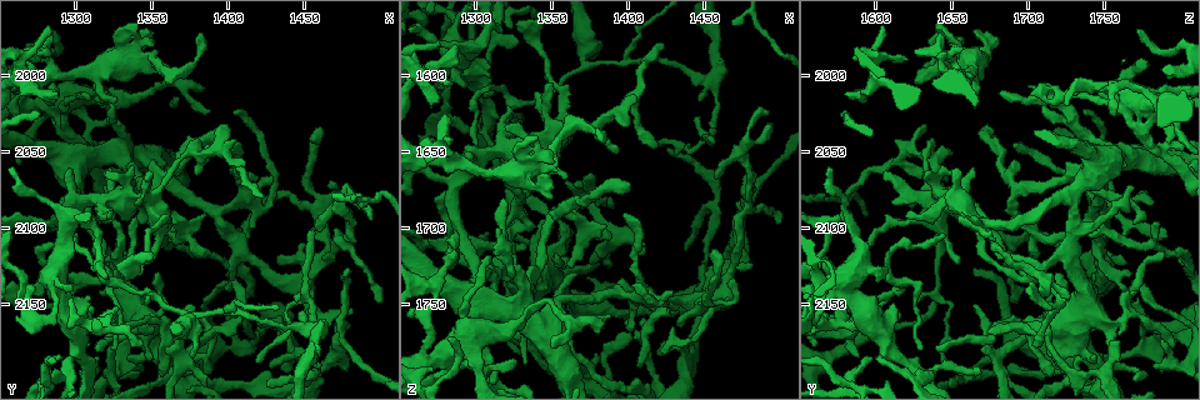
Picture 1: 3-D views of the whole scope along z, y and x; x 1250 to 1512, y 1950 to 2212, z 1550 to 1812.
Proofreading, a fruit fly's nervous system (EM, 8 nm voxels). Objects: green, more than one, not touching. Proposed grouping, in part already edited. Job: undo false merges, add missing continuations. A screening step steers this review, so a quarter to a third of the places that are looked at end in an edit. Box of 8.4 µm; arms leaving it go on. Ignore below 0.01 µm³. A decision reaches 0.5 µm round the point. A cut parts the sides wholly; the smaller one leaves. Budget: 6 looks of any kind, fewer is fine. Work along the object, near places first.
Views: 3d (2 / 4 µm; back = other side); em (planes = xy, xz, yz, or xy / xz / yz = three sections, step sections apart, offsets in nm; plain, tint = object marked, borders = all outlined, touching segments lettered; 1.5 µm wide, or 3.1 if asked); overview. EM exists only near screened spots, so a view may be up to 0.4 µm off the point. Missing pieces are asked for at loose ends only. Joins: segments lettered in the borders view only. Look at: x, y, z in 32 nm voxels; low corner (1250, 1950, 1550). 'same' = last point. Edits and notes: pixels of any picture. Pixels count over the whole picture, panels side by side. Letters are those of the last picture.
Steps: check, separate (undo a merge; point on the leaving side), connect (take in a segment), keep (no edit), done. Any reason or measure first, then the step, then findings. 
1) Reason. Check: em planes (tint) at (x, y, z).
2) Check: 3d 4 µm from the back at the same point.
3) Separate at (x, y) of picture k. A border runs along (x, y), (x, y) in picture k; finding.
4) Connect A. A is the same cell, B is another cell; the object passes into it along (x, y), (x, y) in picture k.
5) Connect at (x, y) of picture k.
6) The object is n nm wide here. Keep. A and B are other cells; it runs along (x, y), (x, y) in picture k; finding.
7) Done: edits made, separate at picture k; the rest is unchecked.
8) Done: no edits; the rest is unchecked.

Abrupt turn. Check: 3d 2 µm at (1380, 1988, 1638).

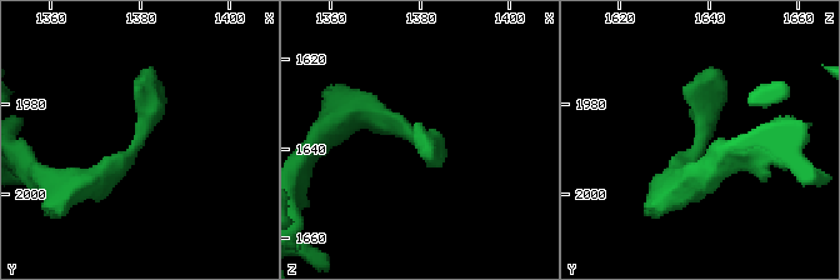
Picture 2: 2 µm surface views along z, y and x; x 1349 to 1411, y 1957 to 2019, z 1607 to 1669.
Now the EM. Check: em xy step 8 (plain) at (1379, 1987, 1638).

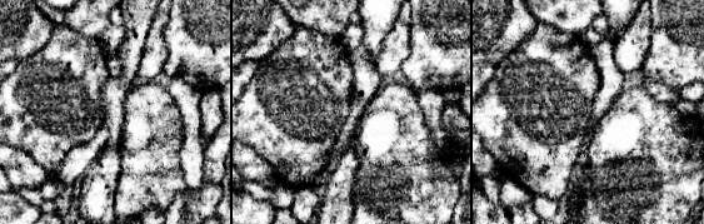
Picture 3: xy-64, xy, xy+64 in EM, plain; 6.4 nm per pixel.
What lies round it. Check: em xy step 8 (borders) at the same point.

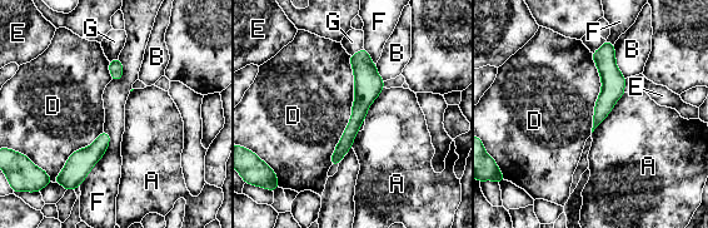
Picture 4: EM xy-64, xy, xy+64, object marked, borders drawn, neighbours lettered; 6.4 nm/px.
Keep. A, B, D, E, F and G are other cells; it runs along (363, 53), (363, 100), (333, 160) in picture 4; one neuron here.

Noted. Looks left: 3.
Thin end. Check: em planes (tint) at (1310, 2012, 1718).

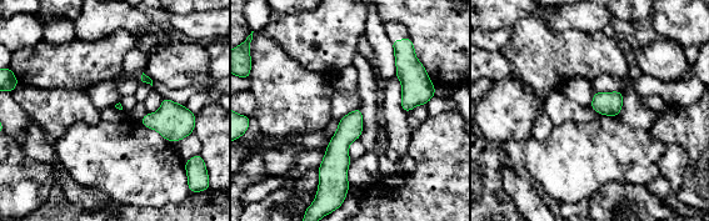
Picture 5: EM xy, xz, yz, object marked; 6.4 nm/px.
What lies round it. Check: em planes (borders) at the same point.

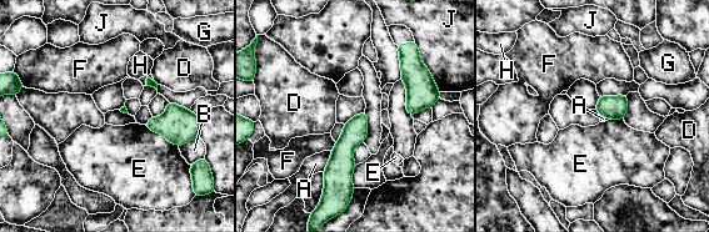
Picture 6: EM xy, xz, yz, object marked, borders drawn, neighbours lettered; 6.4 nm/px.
Keep. A, B, D, E, F, G, H and J are other cells; a border runs along (144, 125), (178, 146) in picture 6; none of them fits.

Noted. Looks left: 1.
Done: no edits; the rest is unchecked.

